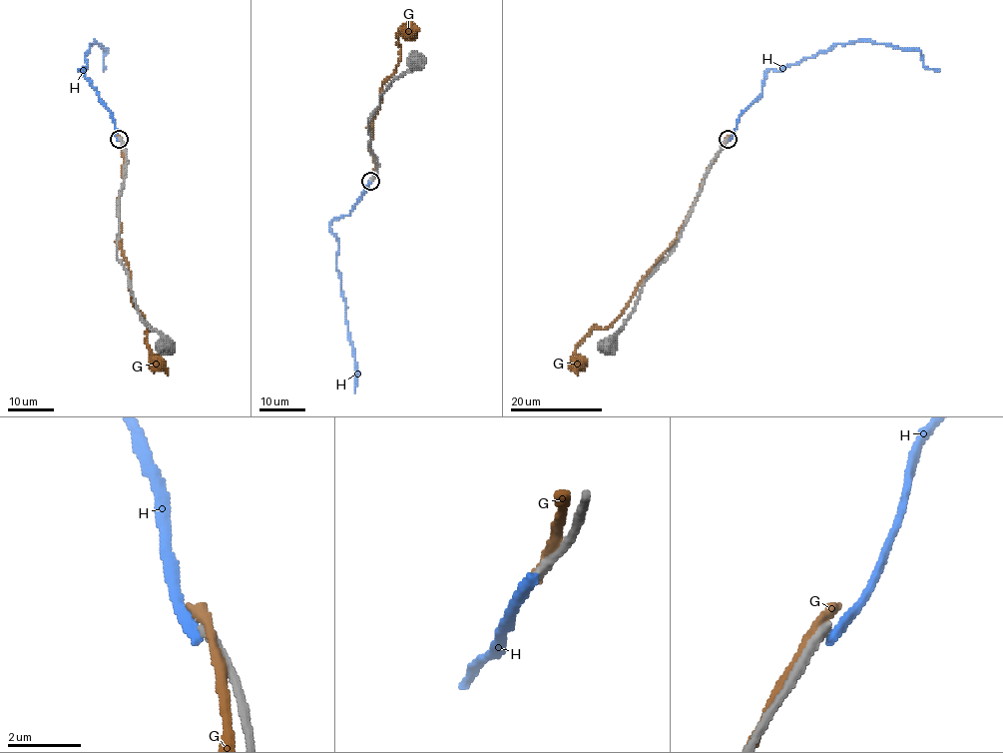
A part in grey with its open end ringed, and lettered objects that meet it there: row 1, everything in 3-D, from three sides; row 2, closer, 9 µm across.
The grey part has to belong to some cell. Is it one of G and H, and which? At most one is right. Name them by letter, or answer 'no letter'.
no letter

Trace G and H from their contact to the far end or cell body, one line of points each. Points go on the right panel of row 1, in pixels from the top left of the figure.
G: (726, 141), (675, 243), (621, 315), (608, 327), (595, 327), (580, 344), (577, 363)
H: (728, 139), (740, 115), (759, 94), (764, 74), (835, 44), (858, 40), (916, 48), (924, 66), (939, 70)

